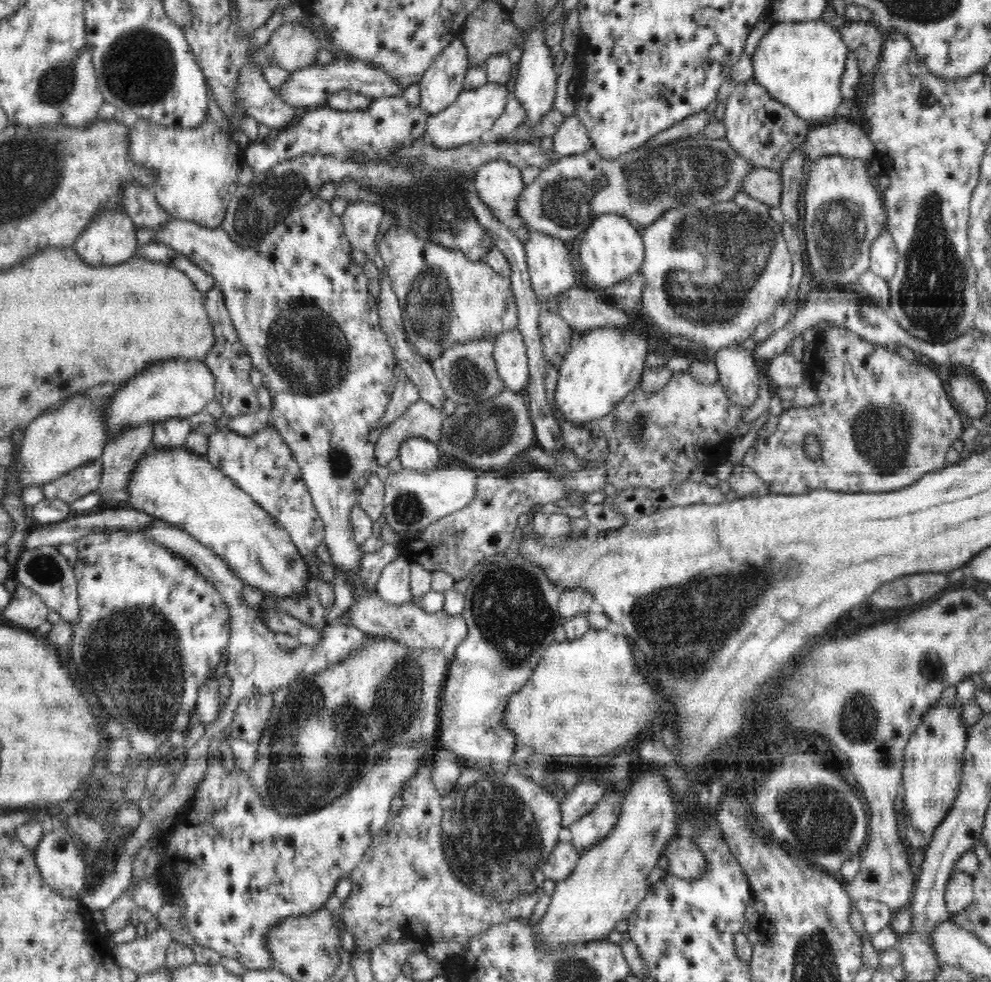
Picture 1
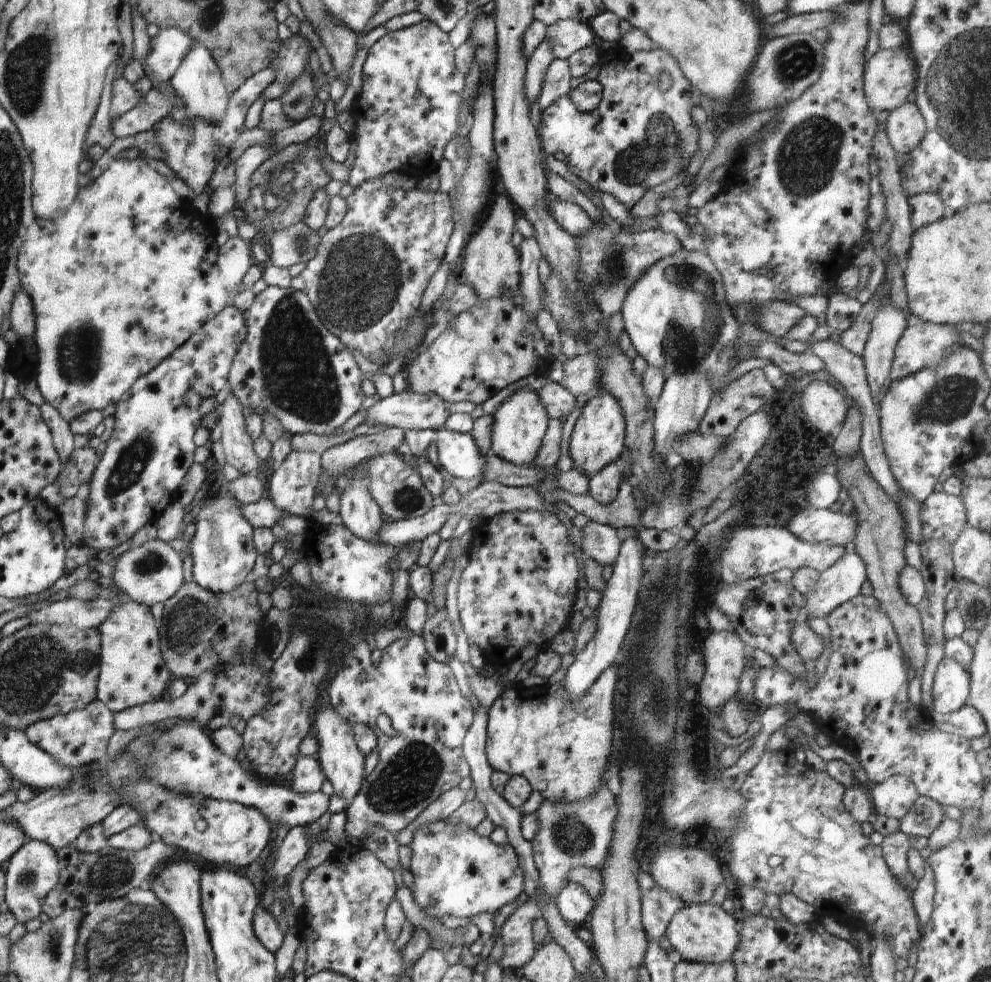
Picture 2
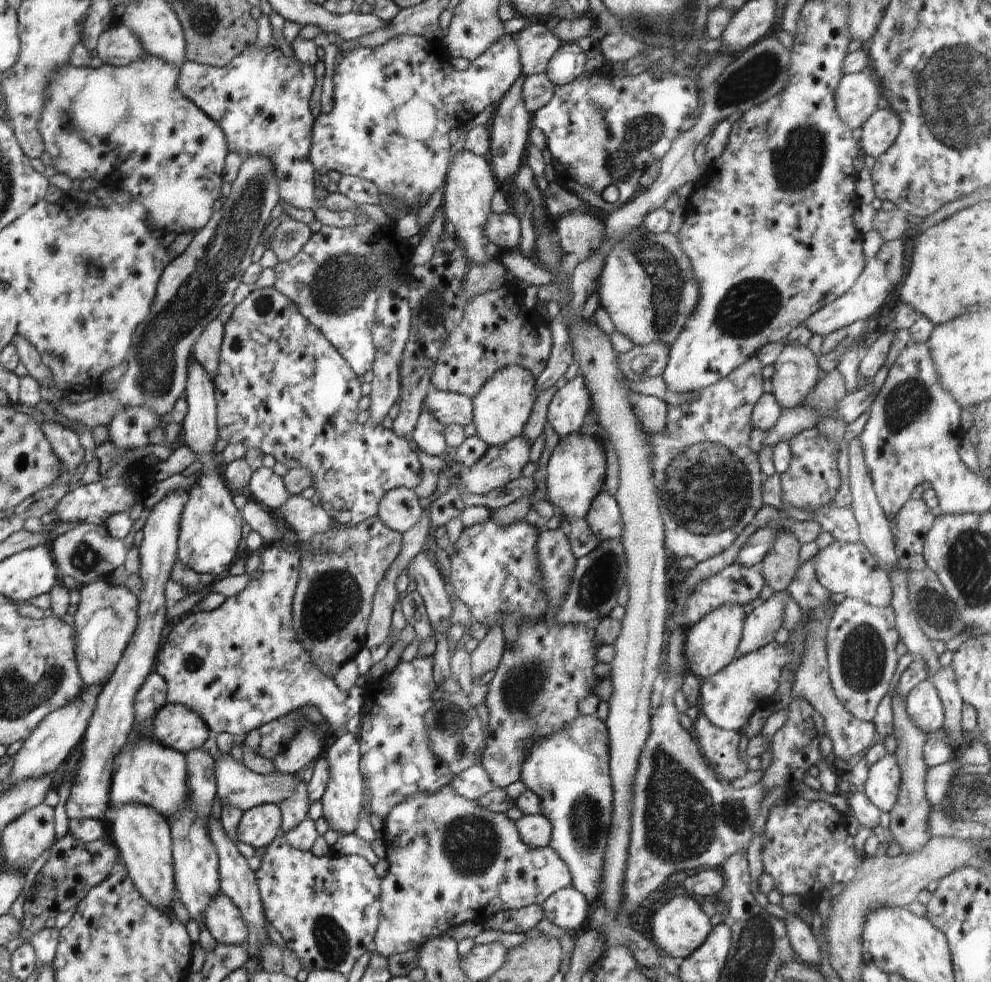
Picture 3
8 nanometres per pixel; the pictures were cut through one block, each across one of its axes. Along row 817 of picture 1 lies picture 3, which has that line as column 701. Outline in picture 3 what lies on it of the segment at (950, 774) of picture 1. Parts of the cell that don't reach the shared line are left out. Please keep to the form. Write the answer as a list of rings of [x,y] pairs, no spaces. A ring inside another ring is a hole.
[[[680,894],[676,898],[671,898],[668,903],[658,909],[651,922],[652,940],[670,957],[686,958],[690,956],[696,948],[700,948],[706,936],[712,932],[710,918],[703,912],[700,905],[692,896]]]

